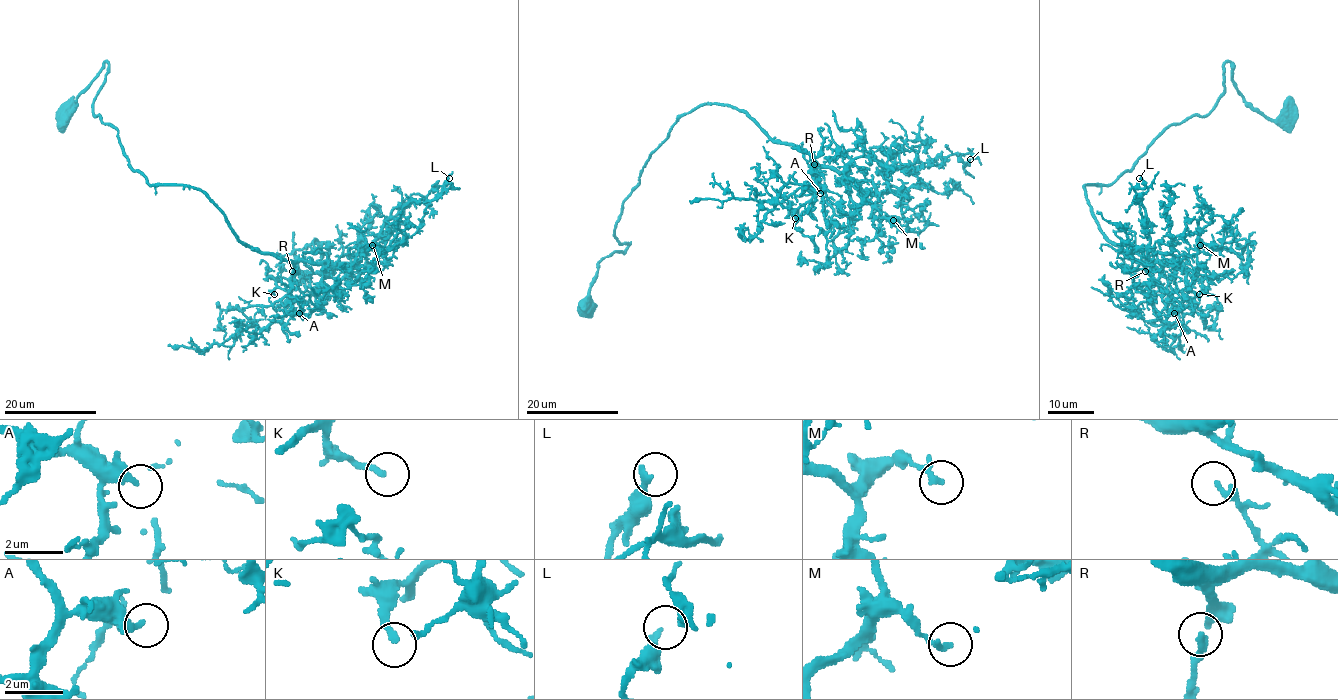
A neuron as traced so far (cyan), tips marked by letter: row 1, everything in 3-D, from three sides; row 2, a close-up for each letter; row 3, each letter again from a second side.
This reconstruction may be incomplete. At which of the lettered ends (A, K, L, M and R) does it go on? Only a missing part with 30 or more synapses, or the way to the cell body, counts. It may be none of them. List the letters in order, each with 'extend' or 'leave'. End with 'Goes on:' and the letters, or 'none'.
A: leave
K: extend
L: leave
M: leave
R: leave
Goes on: K

